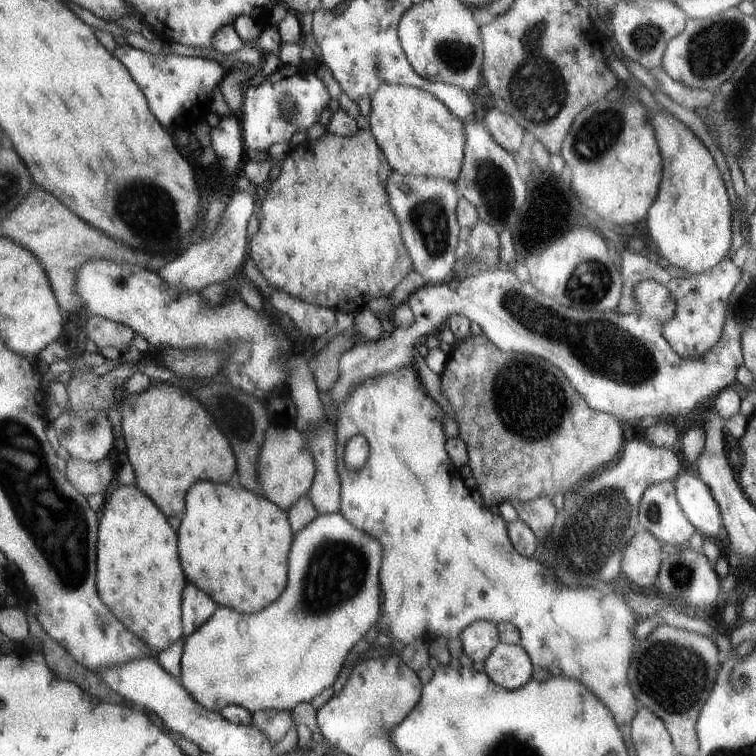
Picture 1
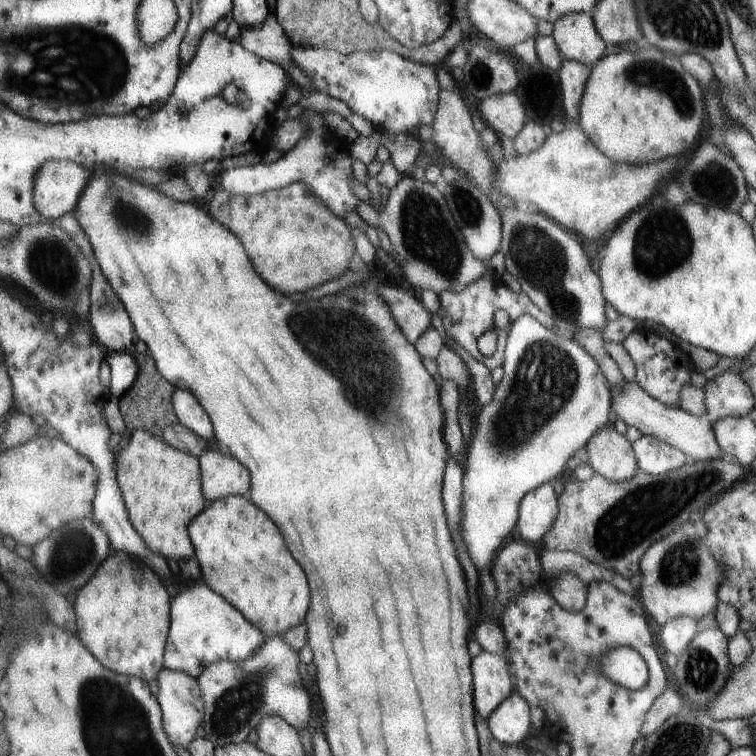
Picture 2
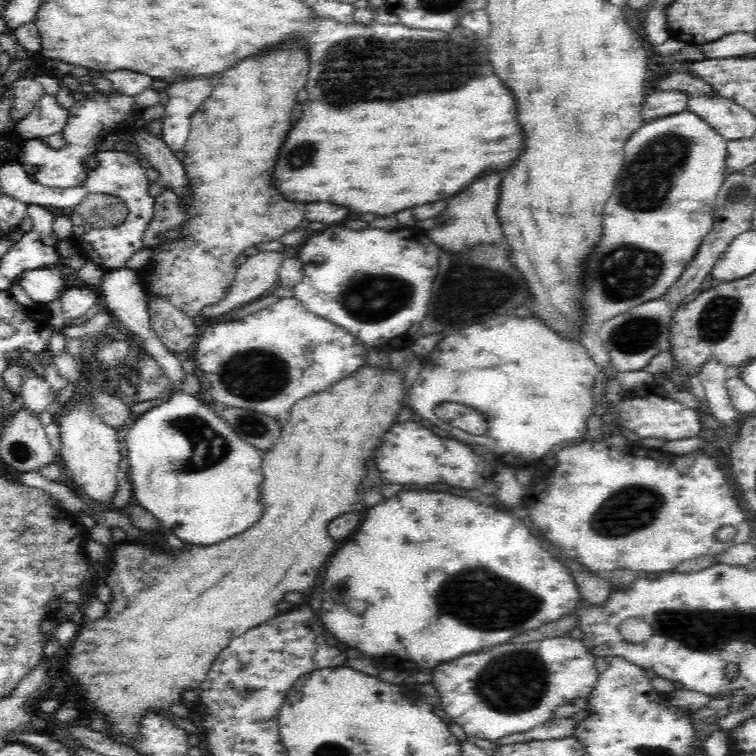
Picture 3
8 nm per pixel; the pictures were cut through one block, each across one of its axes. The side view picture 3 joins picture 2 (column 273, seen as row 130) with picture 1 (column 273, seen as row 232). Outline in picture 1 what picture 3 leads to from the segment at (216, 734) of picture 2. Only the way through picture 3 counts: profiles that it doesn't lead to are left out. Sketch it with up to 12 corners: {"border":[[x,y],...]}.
{"border":[[296,533],[269,608],[186,637],[207,710],[292,712],[379,627],[381,544]]}

